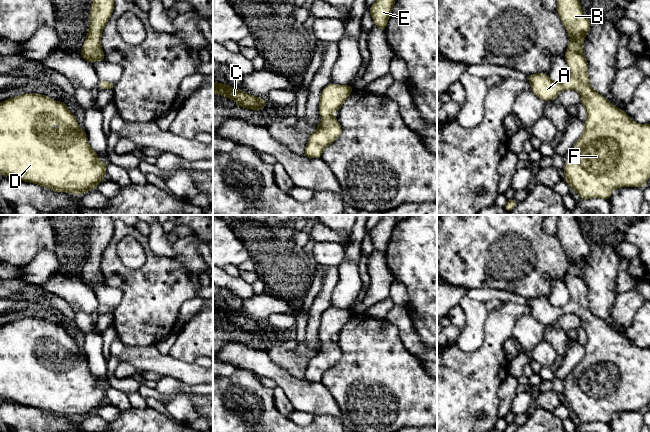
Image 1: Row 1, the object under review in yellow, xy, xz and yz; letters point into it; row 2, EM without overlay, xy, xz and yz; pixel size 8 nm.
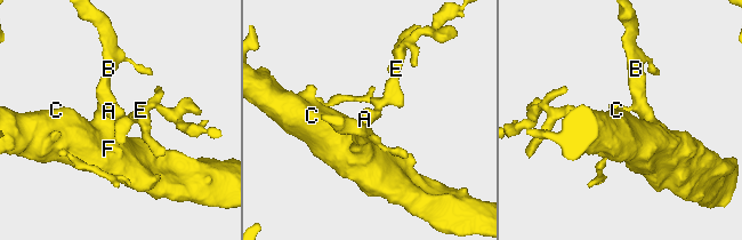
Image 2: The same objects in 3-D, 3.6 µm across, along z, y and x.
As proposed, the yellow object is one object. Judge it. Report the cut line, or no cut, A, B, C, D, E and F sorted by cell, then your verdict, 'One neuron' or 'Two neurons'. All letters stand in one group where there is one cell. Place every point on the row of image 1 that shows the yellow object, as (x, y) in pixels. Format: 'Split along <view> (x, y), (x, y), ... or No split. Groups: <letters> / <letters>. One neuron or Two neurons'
No split. Groups: A B C D E F. One neuron

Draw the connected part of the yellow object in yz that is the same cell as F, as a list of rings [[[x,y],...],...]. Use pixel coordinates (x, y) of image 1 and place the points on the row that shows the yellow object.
[[[557,0],[557,12],[570,36],[570,42],[564,55],[570,70],[569,78],[563,83],[559,83],[552,80],[547,73],[539,73],[529,75],[527,80],[531,85],[531,91],[545,103],[557,97],[563,90],[572,89],[580,94],[580,102],[586,108],[587,118],[584,121],[584,132],[572,147],[578,157],[578,162],[564,162],[565,181],[573,191],[579,194],[581,200],[592,198],[610,200],[611,192],[615,188],[644,187],[650,178],[650,125],[633,122],[626,112],[592,89],[588,77],[588,63],[582,52],[584,39],[590,30],[591,22],[585,16],[579,0]]]

